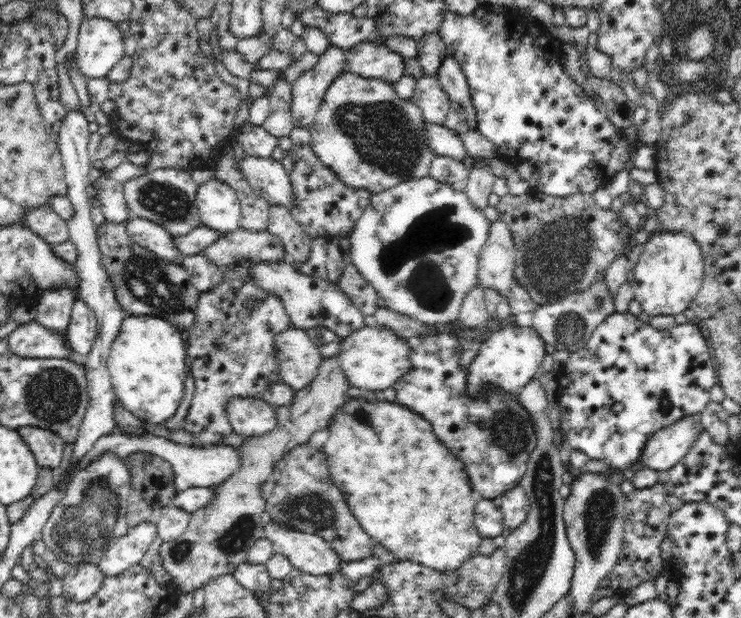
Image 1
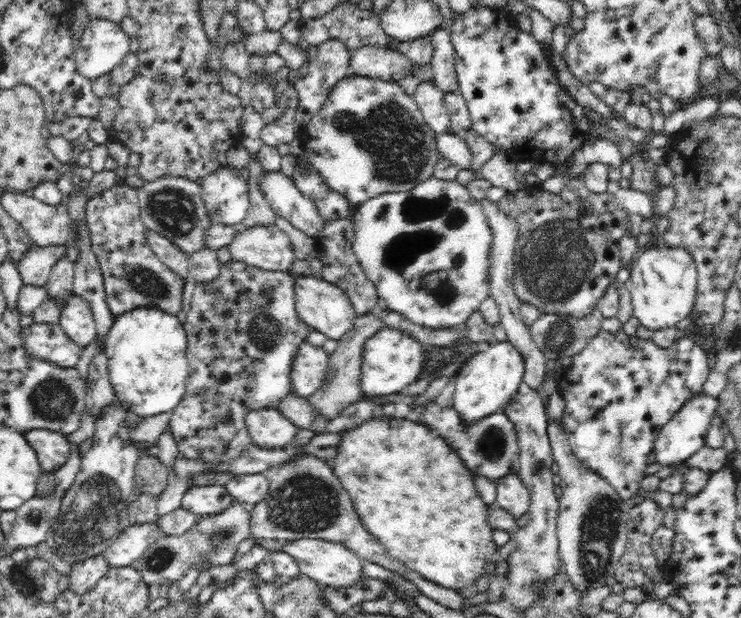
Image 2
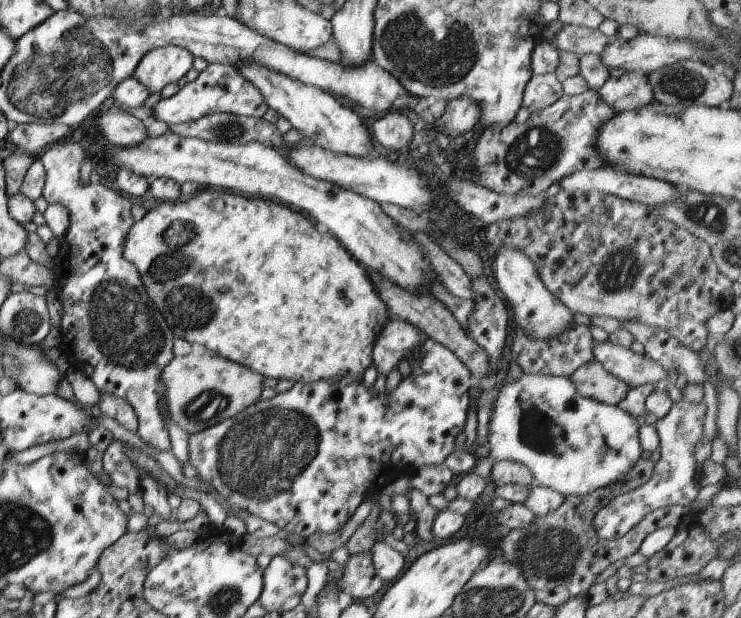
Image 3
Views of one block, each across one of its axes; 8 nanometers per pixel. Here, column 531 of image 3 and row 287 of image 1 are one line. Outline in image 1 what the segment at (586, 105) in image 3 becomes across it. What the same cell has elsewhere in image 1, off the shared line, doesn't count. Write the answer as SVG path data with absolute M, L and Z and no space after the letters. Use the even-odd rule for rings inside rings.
M102 220L97 225L98 246L116 302L128 315L154 315L164 318L178 329L187 330L194 322L199 290L190 281L189 272L177 264L154 257L132 240L126 228L128 220L114 222Z

